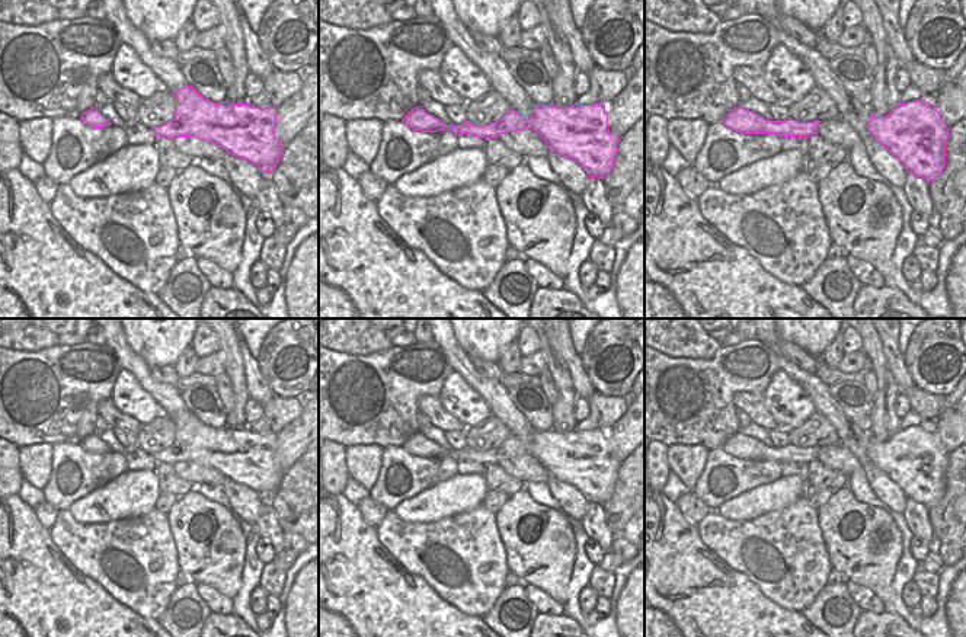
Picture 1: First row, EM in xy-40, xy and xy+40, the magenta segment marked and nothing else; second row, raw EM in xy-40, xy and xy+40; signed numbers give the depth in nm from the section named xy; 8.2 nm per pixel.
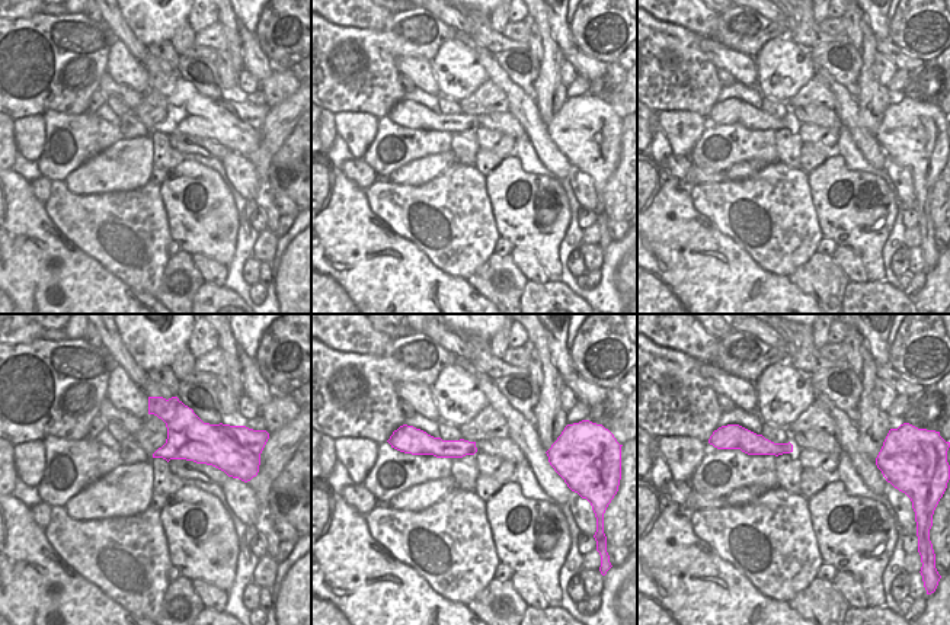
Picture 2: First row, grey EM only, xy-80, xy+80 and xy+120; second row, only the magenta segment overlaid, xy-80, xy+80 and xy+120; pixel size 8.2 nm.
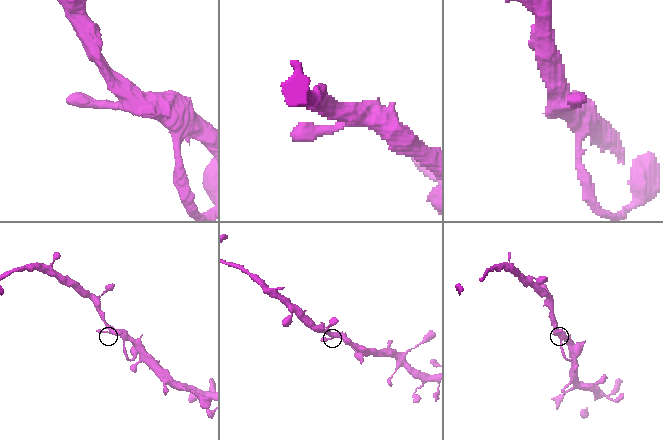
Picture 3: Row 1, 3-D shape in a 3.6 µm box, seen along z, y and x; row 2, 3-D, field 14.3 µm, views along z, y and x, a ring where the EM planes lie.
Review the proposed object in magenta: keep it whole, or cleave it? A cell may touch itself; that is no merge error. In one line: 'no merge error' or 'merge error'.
no merge error

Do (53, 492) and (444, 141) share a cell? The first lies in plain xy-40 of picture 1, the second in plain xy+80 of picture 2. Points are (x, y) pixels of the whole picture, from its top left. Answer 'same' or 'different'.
same

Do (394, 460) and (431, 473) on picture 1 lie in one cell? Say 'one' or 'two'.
one

